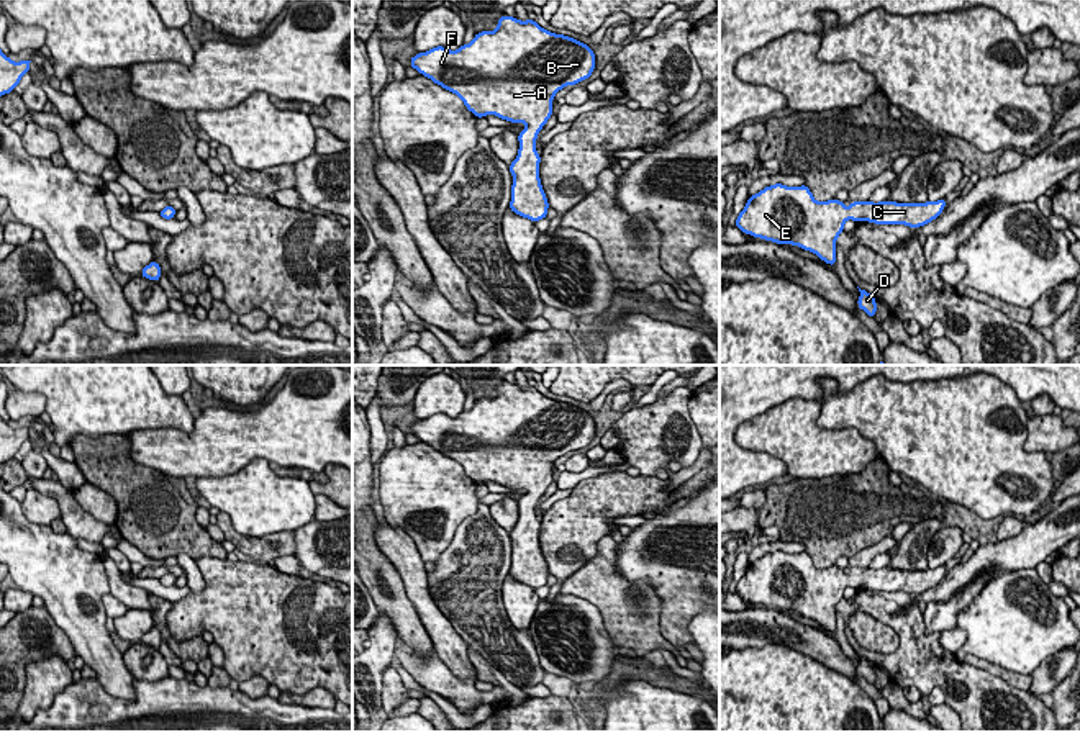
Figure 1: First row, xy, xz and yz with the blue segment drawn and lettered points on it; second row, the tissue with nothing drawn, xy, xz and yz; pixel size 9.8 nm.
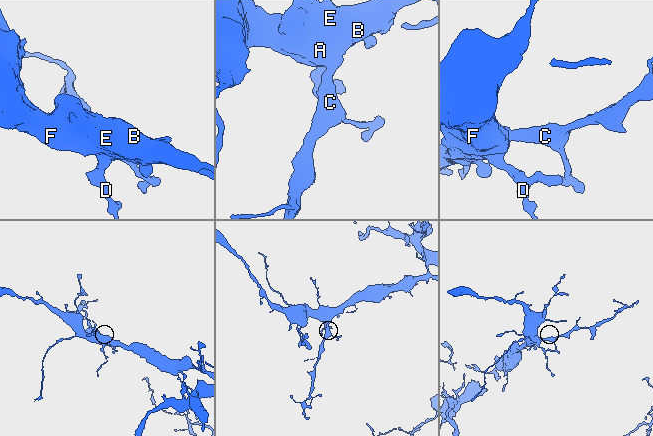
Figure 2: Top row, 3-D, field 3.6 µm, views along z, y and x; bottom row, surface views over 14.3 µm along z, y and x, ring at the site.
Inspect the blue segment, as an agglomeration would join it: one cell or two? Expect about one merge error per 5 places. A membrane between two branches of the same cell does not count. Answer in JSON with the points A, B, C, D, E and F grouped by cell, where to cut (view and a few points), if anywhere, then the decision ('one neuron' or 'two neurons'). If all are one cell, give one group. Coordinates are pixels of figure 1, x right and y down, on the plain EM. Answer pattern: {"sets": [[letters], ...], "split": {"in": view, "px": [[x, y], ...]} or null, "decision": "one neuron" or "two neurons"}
{"sets": [["A", "B", "C", "D", "E", "F"]], "split": null, "decision": "one neuron"}

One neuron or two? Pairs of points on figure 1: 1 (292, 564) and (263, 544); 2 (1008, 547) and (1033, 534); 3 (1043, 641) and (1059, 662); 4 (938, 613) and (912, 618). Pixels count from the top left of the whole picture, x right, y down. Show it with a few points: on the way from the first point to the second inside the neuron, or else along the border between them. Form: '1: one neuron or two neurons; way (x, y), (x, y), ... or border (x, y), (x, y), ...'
1: two neurons; border (294, 554), (274, 560)
2: one neuron; way (1015, 547), (1026, 541)
3: two neurons; border (1062, 647), (1049, 654), (1030, 673)
4: two neurons; border (921, 610), (926, 629)

